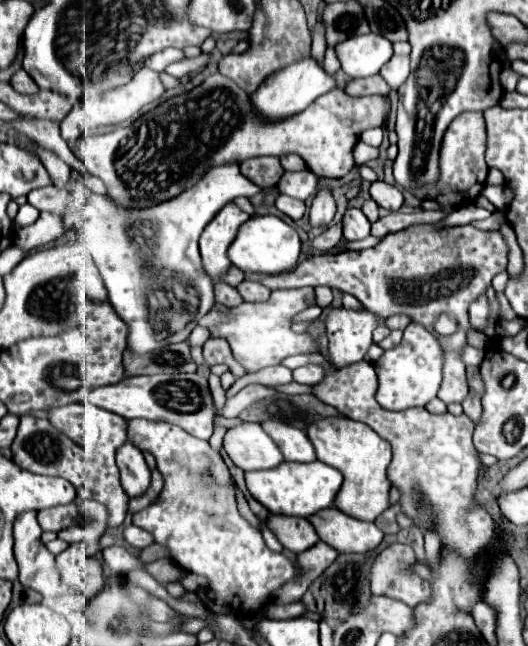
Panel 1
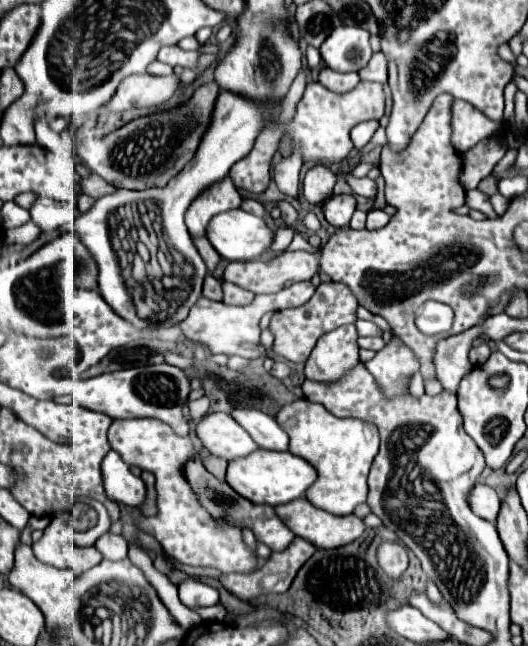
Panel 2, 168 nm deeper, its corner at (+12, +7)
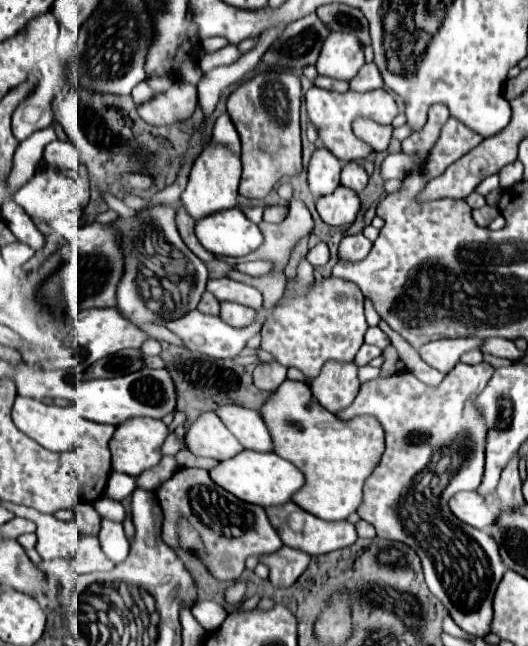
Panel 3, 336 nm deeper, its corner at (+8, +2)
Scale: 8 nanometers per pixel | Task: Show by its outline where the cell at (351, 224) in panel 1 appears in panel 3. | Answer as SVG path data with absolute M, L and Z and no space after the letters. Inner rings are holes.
M342 185L336 187L328 197L320 197L316 201L316 211L324 223L334 227L348 227L354 223L356 213L360 209L360 199L352 189L344 189Z

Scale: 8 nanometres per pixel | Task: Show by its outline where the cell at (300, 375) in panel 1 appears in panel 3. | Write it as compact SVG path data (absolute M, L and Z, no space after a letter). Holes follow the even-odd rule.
M276 361L258 363L252 373L252 381L260 391L276 391L284 379L286 379L286 367Z

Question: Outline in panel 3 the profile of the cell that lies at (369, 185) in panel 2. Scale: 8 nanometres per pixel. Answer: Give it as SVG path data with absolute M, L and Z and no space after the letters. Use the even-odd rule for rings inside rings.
M350 161L342 167L342 175L340 175L340 183L348 189L354 189L356 193L360 193L362 189L366 189L368 185L368 173L364 171L362 165Z

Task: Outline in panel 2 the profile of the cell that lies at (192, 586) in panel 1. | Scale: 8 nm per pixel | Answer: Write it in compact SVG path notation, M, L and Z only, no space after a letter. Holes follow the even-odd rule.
M294 538L292 544L284 550L284 552L272 552L272 556L266 560L266 564L258 570L254 570L252 574L220 574L218 576L218 582L228 590L232 592L234 596L238 596L240 600L254 600L262 594L268 594L268 592L286 592L292 584L292 580L296 578L296 572L304 566L304 562L316 552L316 546L310 544L308 540L302 540L302 538Z

